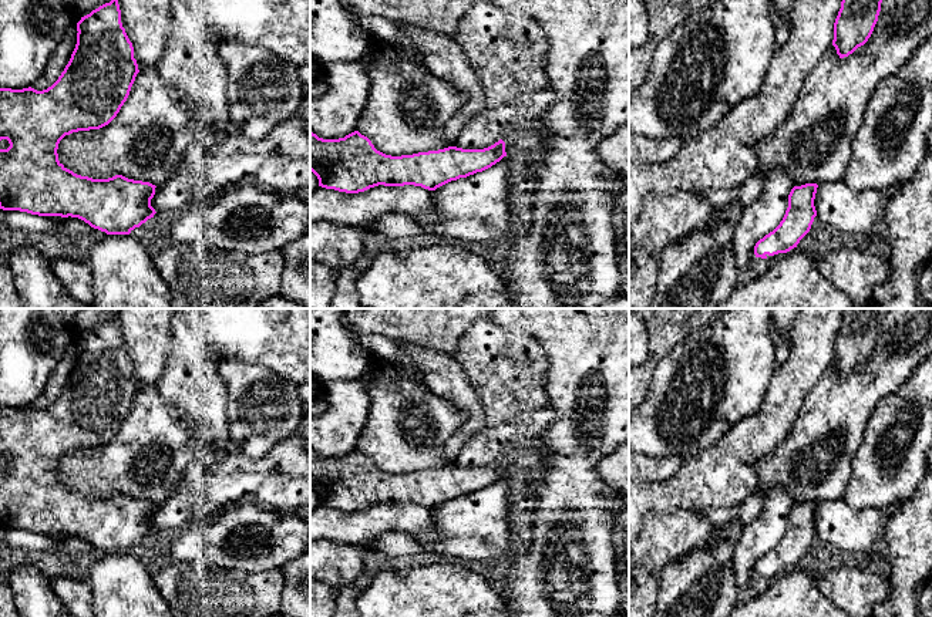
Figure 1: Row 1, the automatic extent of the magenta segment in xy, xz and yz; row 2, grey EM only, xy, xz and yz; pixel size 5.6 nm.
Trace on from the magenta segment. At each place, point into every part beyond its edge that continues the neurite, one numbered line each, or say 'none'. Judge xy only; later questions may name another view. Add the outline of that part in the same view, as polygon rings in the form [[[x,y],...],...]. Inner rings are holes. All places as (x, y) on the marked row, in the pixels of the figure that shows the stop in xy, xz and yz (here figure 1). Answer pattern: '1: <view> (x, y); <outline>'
none

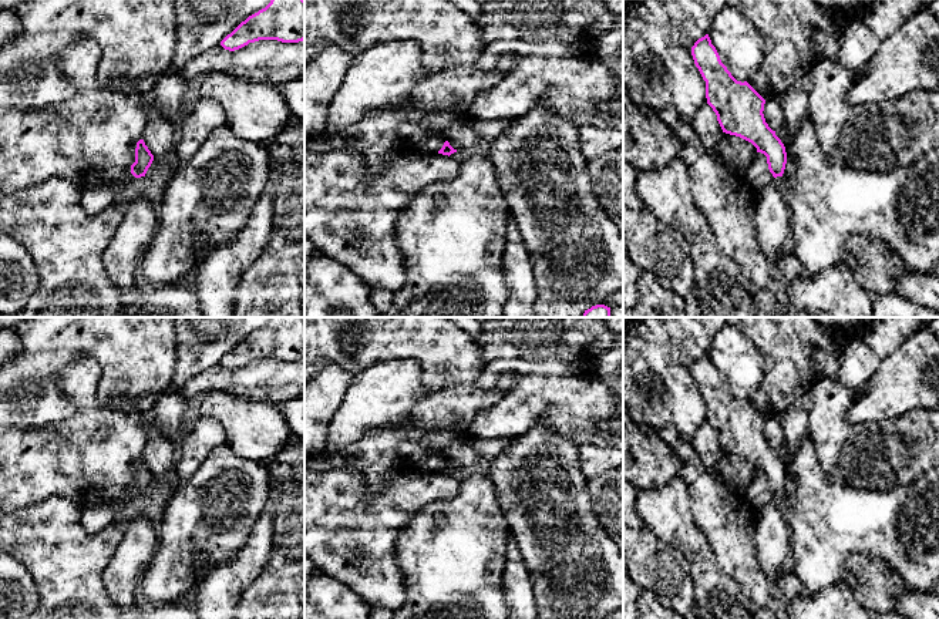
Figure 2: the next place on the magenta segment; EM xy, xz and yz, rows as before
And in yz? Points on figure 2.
none

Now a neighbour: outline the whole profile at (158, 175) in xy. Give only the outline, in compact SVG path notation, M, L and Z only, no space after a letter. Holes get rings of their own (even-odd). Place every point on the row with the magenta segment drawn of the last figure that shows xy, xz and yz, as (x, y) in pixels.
M154 158L151 166L145 174L145 178L149 181L149 185L144 194L151 202L159 205L168 184L175 175L175 169L175 166L162 165L161 158Z

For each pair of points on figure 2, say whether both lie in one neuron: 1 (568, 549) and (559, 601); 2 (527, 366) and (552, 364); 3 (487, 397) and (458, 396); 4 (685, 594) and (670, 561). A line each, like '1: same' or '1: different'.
1: same
2: same
3: same
4: same

